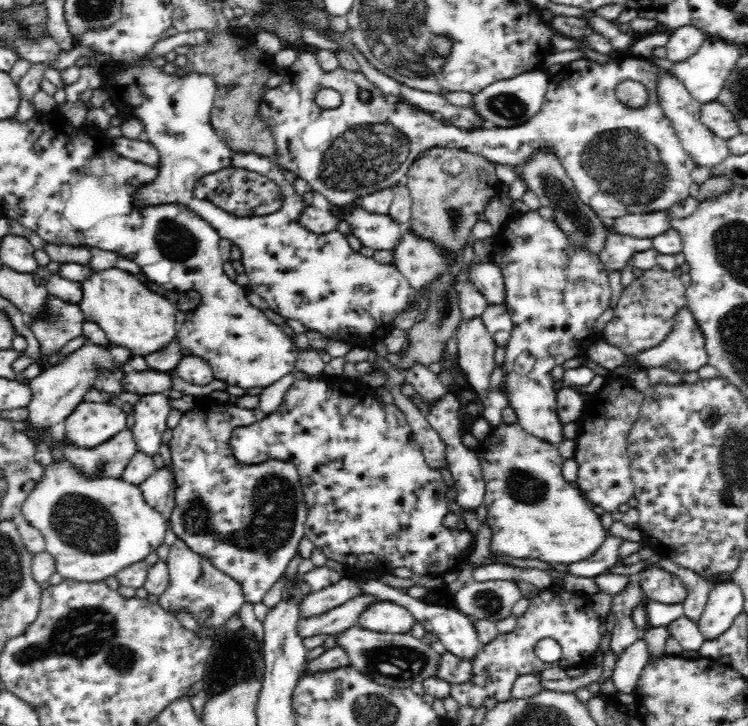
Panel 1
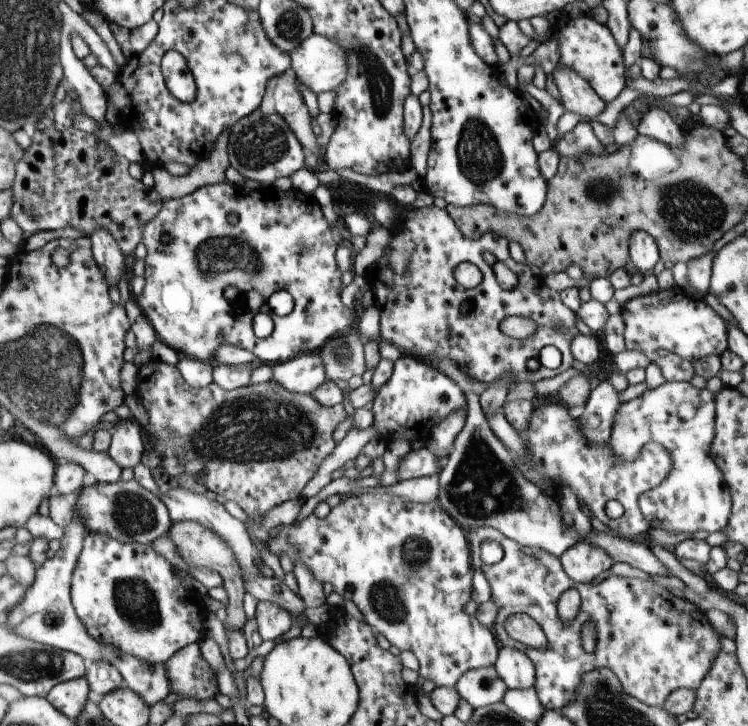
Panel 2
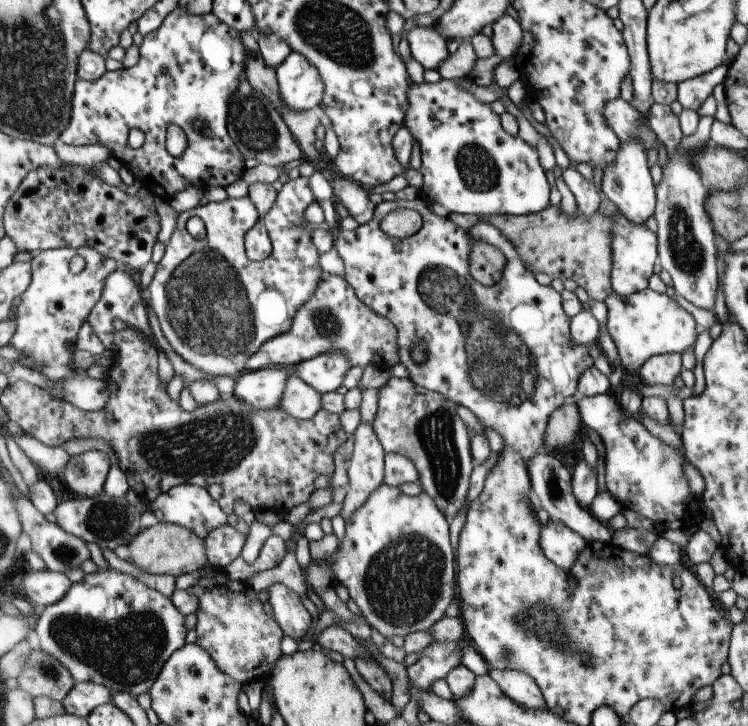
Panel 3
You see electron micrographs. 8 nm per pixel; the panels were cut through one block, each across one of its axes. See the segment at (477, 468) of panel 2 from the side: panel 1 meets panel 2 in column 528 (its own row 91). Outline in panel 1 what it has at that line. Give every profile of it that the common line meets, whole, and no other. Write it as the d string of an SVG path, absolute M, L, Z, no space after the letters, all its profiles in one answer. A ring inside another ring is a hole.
M544 69L524 72L506 80L497 80L472 96L474 99L472 109L484 119L484 122L488 122L489 126L502 128L522 126L540 110L549 81L549 75Z

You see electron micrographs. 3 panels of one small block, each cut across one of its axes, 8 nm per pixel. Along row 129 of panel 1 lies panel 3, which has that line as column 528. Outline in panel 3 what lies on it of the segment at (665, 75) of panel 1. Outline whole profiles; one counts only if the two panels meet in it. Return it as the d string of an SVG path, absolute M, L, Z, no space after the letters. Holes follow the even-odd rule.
M490 669L489 675L500 686L500 690L515 700L516 704L530 710L546 710L546 702L540 687L526 672L510 669Z

